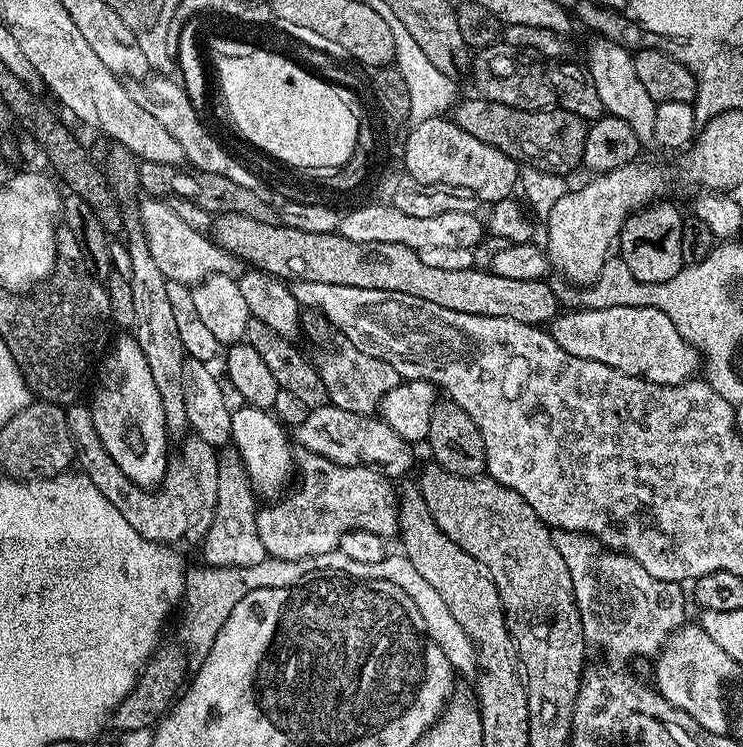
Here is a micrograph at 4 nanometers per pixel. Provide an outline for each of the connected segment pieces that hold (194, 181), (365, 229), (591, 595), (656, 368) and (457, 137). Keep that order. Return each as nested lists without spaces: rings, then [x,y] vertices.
[[[142,160],[139,161],[138,167],[135,169],[134,180],[140,183],[140,188],[144,191],[143,195],[148,198],[157,195],[156,188],[165,188],[168,194],[178,198],[190,198],[192,204],[202,206],[202,210],[216,216],[244,214],[246,218],[258,218],[258,222],[273,222],[274,220],[274,208],[267,204],[267,199],[264,196],[259,196],[254,194],[252,190],[238,186],[238,182],[230,182],[230,178],[222,178],[222,174],[197,172],[184,166]]]
[[[368,208],[364,212],[348,217],[339,225],[341,236],[350,238],[350,242],[363,244],[381,244],[390,242],[398,246],[412,248],[416,252],[432,249],[434,247],[466,246],[479,249],[480,239],[486,236],[486,224],[479,220],[476,212],[470,214],[453,213],[434,214],[434,218],[416,218],[413,215],[403,215],[401,212],[389,211],[388,208]]]
[[[553,531],[554,546],[570,570],[574,598],[580,611],[585,641],[601,648],[616,660],[635,656],[655,658],[673,632],[685,623],[686,592],[680,584],[646,574],[646,570],[625,552],[605,550],[600,542],[582,532]]]
[[[589,306],[577,312],[564,310],[552,321],[550,331],[566,354],[602,362],[602,366],[610,366],[628,377],[641,377],[655,384],[682,384],[693,379],[702,366],[697,349],[682,338],[672,319],[654,307]]]
[[[450,118],[427,120],[413,128],[408,167],[420,180],[438,180],[448,188],[465,188],[482,202],[507,200],[518,188],[517,161],[502,154],[502,150],[494,150],[494,146],[486,146],[486,142],[478,142]]]

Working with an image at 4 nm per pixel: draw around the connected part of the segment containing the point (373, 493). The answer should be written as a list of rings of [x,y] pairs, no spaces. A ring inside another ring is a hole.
[[[301,447],[294,452],[294,472],[298,480],[300,476],[300,485],[256,513],[258,536],[269,557],[298,560],[335,552],[347,532],[369,532],[385,538],[397,535],[398,492],[384,473],[363,466],[343,468]]]

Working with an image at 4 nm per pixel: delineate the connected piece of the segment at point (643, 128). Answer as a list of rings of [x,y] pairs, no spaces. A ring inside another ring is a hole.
[[[596,38],[593,41],[588,48],[586,67],[590,78],[594,78],[594,86],[602,98],[605,113],[629,123],[641,142],[648,142],[648,139],[651,141],[655,137],[654,114],[658,101],[650,98],[646,86],[642,86],[638,73],[634,71],[633,53],[627,48],[618,46],[618,42],[610,42],[603,38]]]

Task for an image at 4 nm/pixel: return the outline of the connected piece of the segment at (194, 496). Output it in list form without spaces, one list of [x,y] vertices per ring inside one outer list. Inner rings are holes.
[[[195,434],[189,435],[184,442],[180,457],[177,460],[175,457],[168,465],[168,474],[162,487],[159,490],[147,491],[143,495],[144,508],[132,508],[139,502],[142,492],[125,476],[112,474],[109,480],[104,476],[95,477],[98,490],[102,490],[105,498],[110,500],[115,508],[120,509],[122,518],[126,518],[126,522],[130,522],[130,526],[134,526],[134,530],[138,530],[142,538],[153,540],[155,544],[171,545],[176,542],[172,540],[184,540],[188,531],[192,531],[196,542],[203,541],[214,518],[218,486],[222,479],[220,460],[216,457],[219,456],[217,449],[202,442],[202,438]]]

